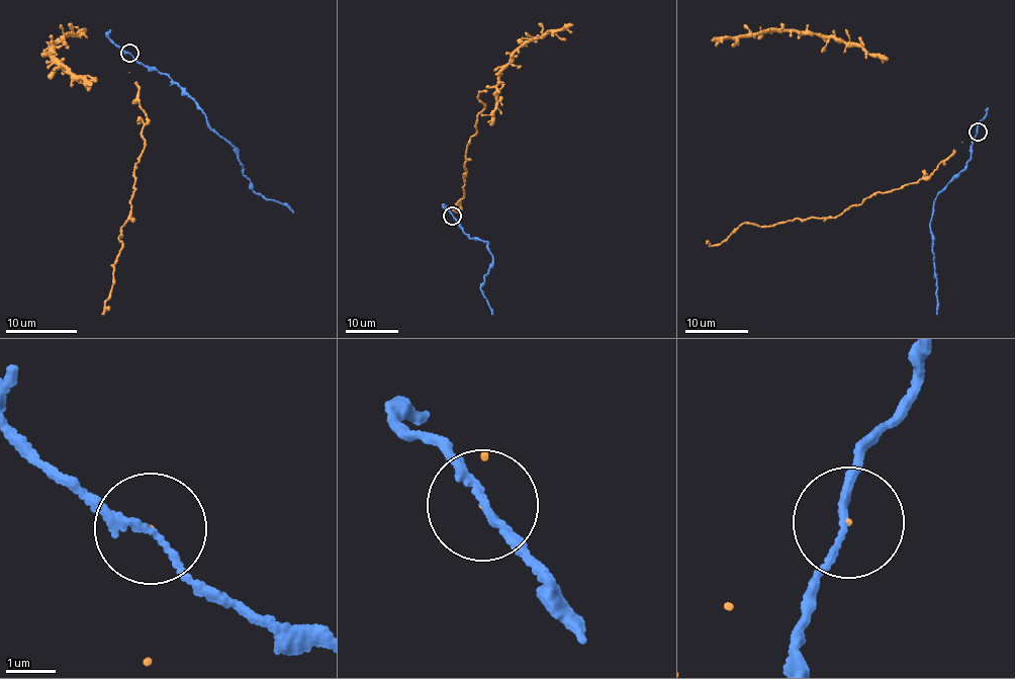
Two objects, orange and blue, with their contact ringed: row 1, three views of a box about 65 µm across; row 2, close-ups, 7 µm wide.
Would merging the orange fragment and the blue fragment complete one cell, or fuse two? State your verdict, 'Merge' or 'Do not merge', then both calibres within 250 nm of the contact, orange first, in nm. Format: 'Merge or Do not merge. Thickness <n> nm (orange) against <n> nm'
Do not merge. Thickness 20 nm (orange) against 140 nm

